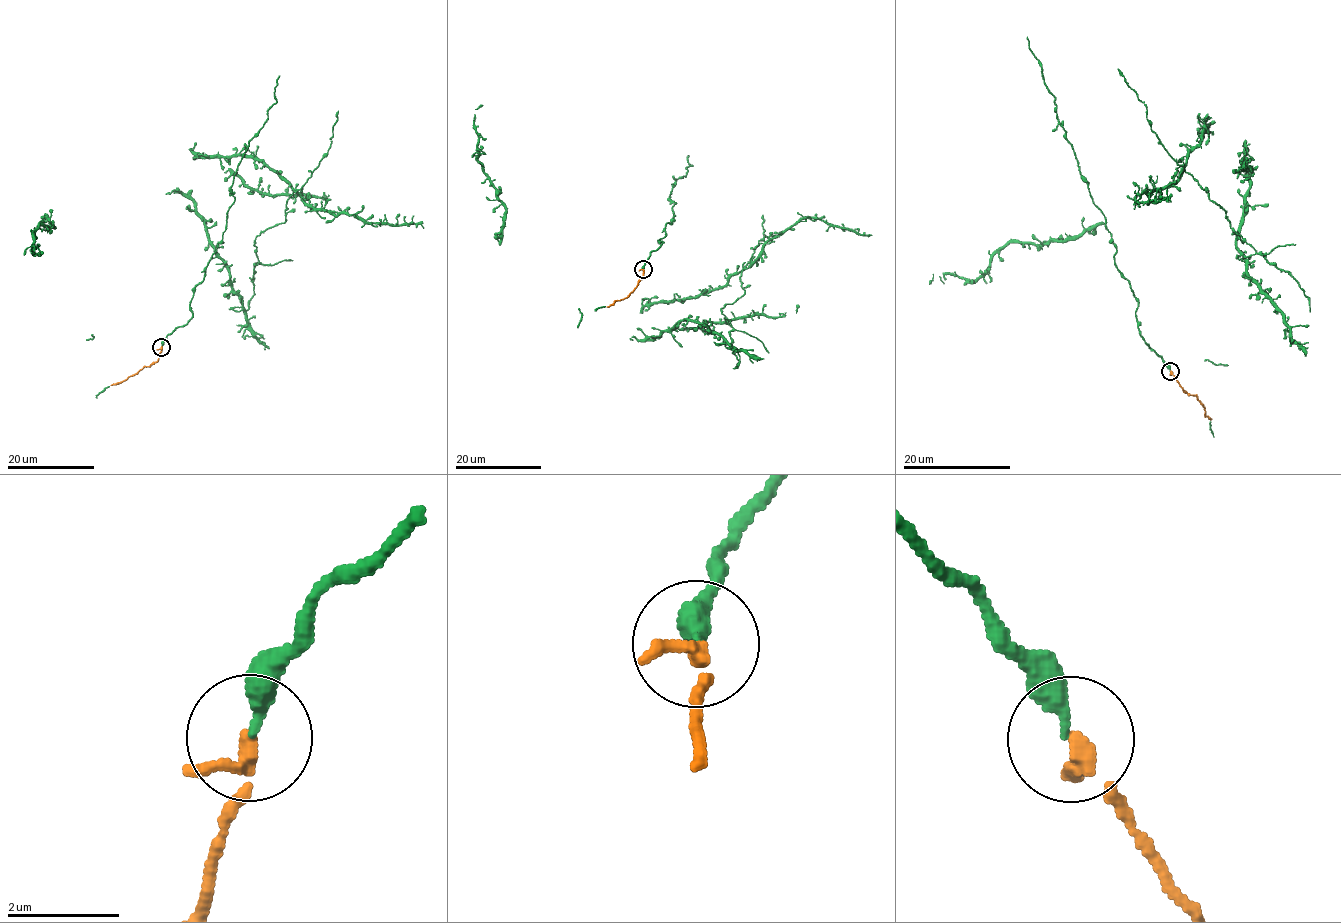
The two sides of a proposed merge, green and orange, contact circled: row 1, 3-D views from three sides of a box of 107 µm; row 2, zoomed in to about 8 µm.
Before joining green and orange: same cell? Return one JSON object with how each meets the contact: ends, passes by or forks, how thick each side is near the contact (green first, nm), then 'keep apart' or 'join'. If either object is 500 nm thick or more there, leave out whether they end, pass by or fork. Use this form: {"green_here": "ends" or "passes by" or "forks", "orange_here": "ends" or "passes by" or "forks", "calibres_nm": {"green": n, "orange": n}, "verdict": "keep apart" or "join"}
{"green_here": "ends", "orange_here": "passes by", "calibres_nm": {"green": 280, "orange": 200}, "verdict": "join"}

